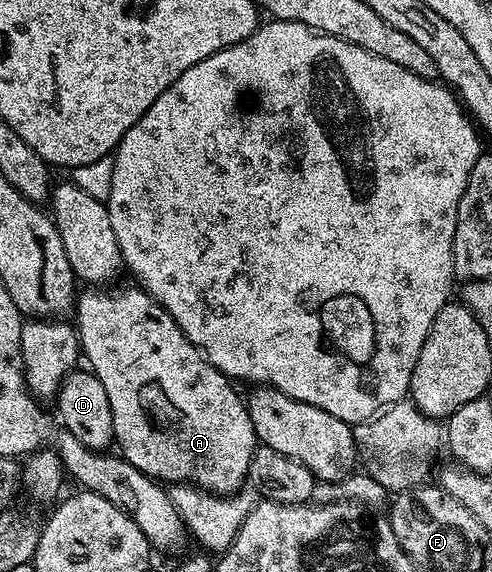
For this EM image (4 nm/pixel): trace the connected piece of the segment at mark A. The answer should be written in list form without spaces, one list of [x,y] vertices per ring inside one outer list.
[[[86,288],[77,295],[76,298],[76,329],[78,331],[78,345],[83,359],[86,358],[89,369],[104,384],[104,392],[108,392],[108,404],[112,407],[112,428],[114,429],[114,442],[120,451],[121,457],[128,460],[140,472],[144,472],[149,478],[157,480],[162,484],[189,484],[198,487],[199,490],[205,490],[208,494],[217,494],[219,496],[229,496],[243,489],[248,482],[248,464],[252,464],[254,449],[260,443],[258,437],[254,435],[252,420],[248,416],[248,408],[243,395],[238,395],[238,390],[233,381],[221,374],[216,367],[208,361],[202,351],[197,350],[184,336],[184,332],[172,320],[172,316],[158,301],[147,294],[141,288],[134,290],[110,290],[114,288]]]

